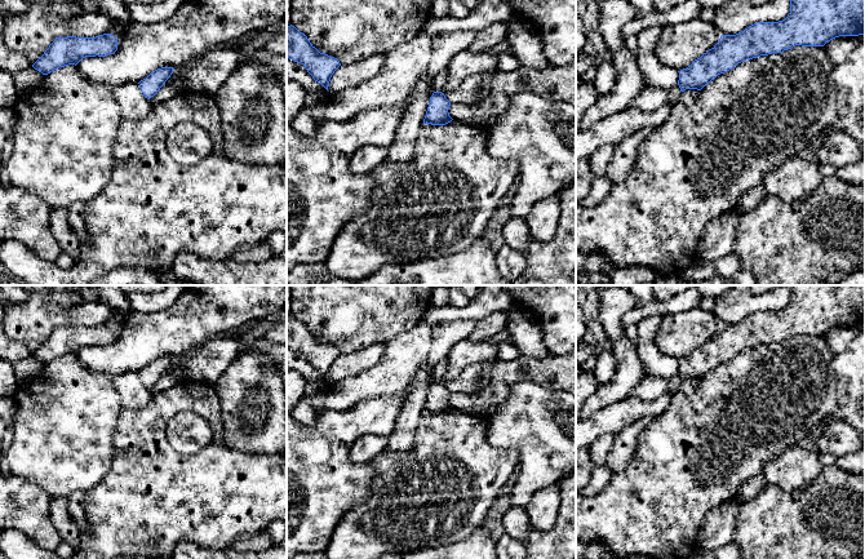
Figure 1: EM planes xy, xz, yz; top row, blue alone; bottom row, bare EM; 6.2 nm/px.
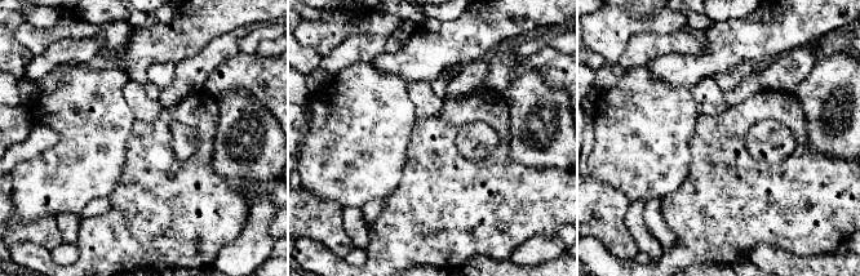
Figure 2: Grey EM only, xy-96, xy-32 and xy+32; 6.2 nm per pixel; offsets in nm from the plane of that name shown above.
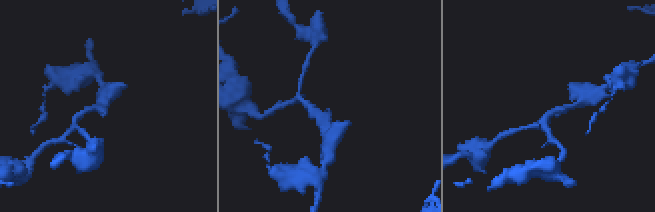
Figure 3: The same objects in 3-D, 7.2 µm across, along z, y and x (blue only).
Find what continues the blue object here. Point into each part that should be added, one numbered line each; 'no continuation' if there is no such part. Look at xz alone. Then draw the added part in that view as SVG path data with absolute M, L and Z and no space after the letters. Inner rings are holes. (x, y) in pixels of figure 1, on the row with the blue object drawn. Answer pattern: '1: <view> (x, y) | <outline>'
no continuation

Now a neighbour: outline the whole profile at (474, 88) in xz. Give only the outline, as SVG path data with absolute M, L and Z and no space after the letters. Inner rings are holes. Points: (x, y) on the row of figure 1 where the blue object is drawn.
M482 71L473 75L469 75L462 80L460 86L448 94L445 98L451 103L460 105L476 105L492 93L492 81L496 72L493 71Z

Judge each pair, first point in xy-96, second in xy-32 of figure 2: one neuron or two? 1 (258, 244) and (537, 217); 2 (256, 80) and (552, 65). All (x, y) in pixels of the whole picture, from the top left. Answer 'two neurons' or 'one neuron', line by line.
1: two neurons
2: one neuron

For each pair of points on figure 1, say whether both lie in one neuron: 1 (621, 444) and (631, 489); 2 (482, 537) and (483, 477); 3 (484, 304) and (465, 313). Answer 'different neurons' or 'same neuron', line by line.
1: different neurons
2: different neurons
3: same neuron

